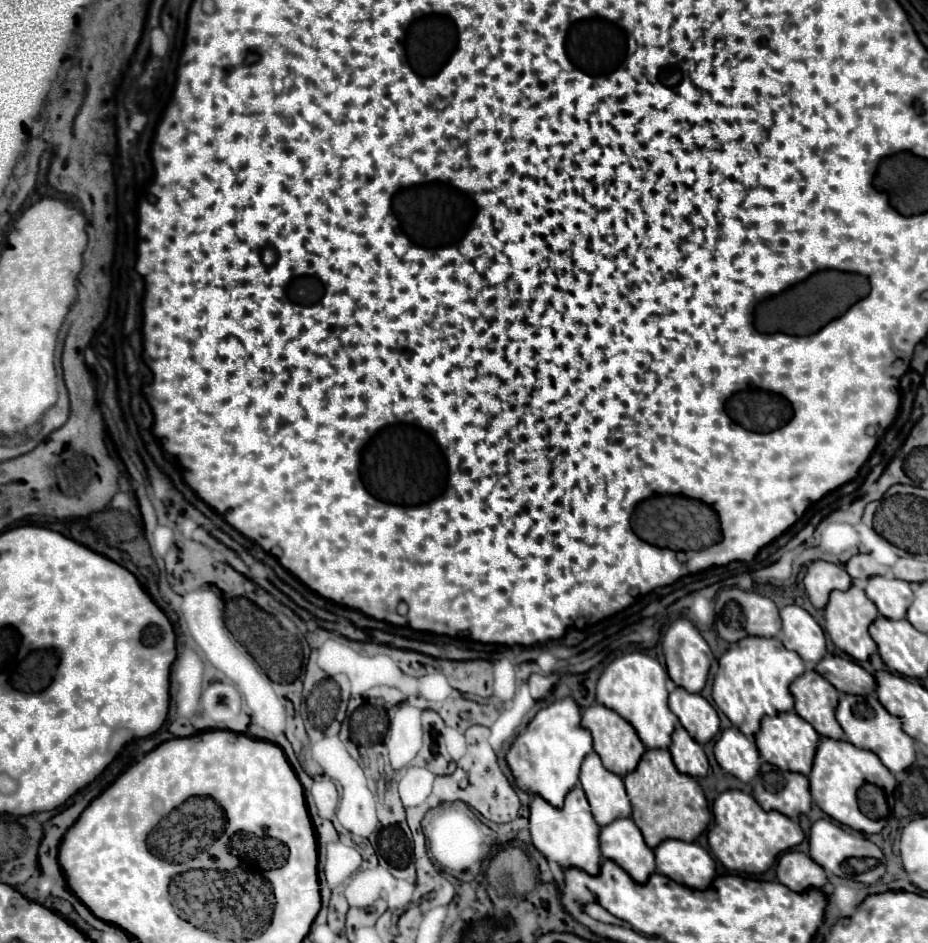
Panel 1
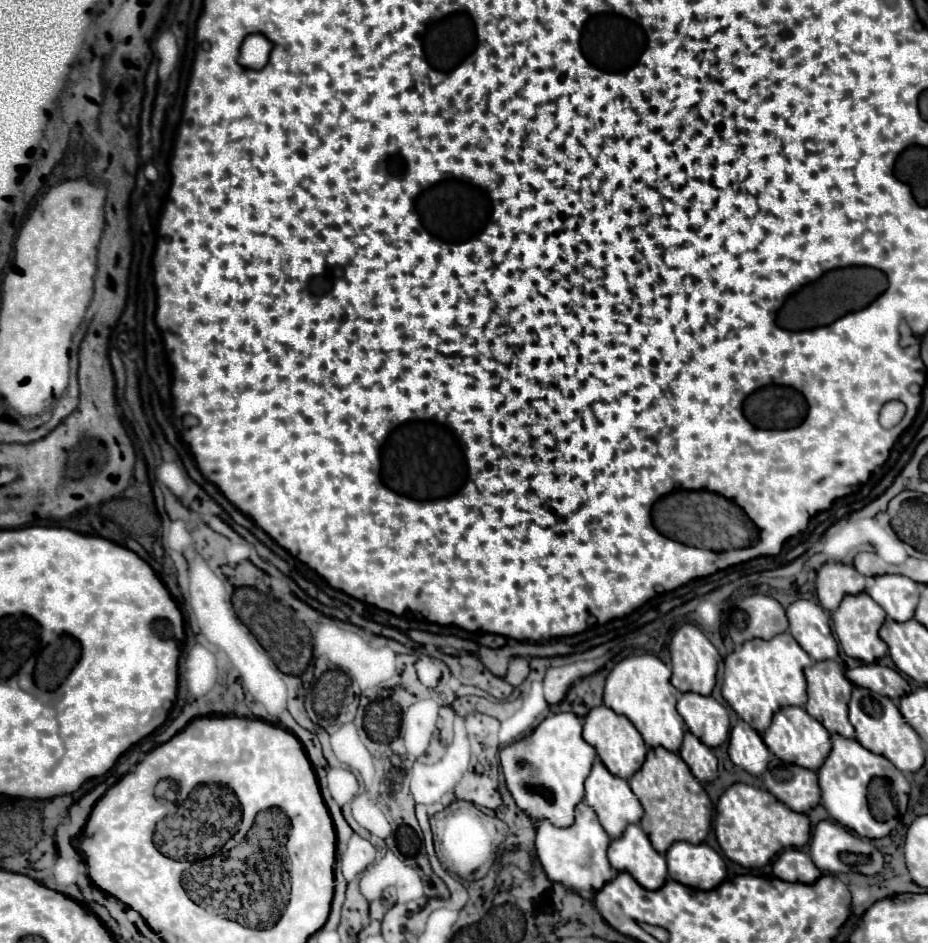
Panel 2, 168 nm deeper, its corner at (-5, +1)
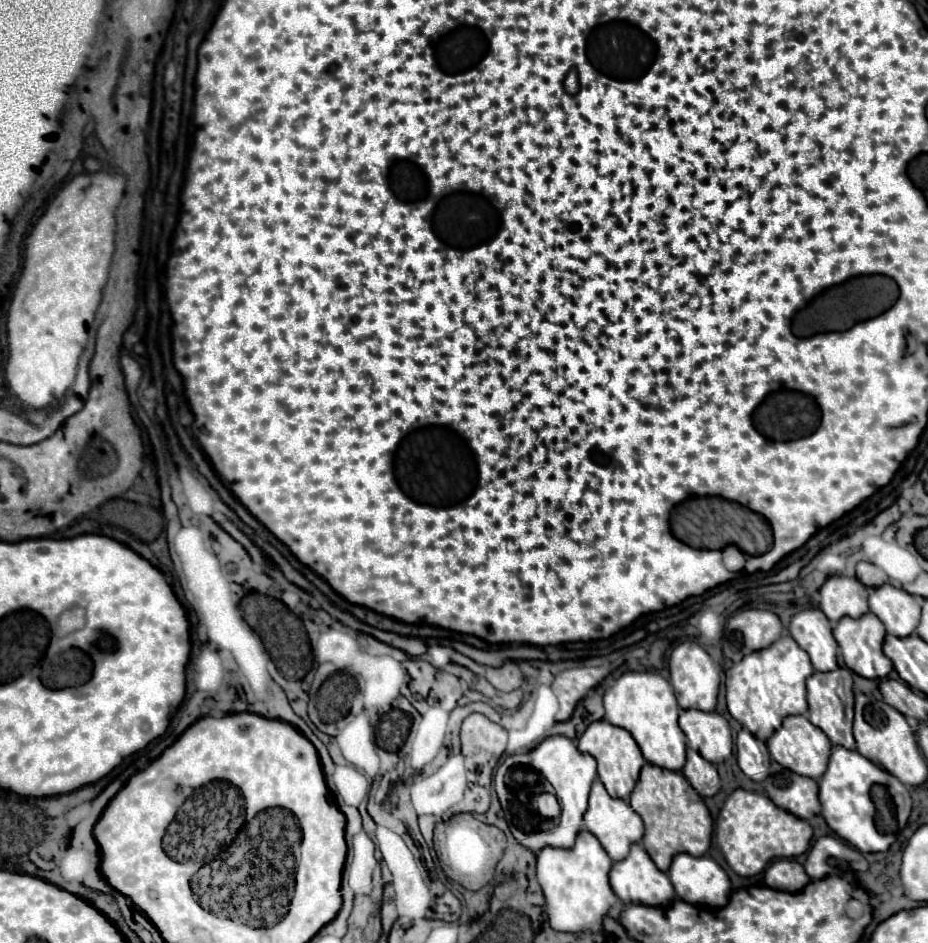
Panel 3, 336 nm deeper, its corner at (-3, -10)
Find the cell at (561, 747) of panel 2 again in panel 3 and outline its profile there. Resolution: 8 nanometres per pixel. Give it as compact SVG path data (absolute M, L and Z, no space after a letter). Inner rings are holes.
M552 735L552 737L546 737L536 749L532 749L532 751L528 751L528 753L524 753L524 755L510 755L510 757L506 757L504 759L504 763L498 767L498 771L496 771L496 789L498 789L498 795L504 799L506 795L508 795L508 785L506 785L506 779L510 777L510 773L522 773L522 767L526 767L526 769L532 769L532 771L536 771L536 773L540 773L540 775L544 775L544 779L554 787L554 795L558 797L558 801L560 801L560 807L562 807L562 813L560 813L560 823L558 823L558 827L556 829L552 829L552 831L538 831L538 833L524 833L524 831L520 831L520 829L516 829L514 825L512 825L512 829L514 829L514 833L516 833L516 839L524 845L524 847L528 847L530 851L540 851L542 847L546 847L546 845L550 845L550 847L572 847L574 845L574 839L576 839L576 835L578 835L578 831L580 831L580 827L582 827L582 815L584 815L584 811L586 811L586 807L588 807L588 793L590 793L590 785L592 785L592 781L596 779L596 759L592 757L592 755L588 755L588 753L582 753L582 751L578 751L578 747L576 747L576 741L572 741L572 739L568 739L568 737L564 737L564 735Z

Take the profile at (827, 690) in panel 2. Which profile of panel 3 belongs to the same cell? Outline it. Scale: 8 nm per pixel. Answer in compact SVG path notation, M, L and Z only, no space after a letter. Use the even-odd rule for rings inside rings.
M836 669L836 671L828 671L828 673L814 673L806 679L806 689L808 689L808 705L810 705L808 719L812 721L812 725L822 729L832 745L842 745L846 749L856 749L856 741L852 737L854 695L852 695L852 677L850 677L848 669ZM840 685L844 689L844 695L838 695Z

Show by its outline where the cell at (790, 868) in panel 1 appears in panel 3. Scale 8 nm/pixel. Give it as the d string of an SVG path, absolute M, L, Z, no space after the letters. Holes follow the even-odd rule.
M780 859L780 861L774 861L766 869L764 883L772 889L778 889L778 891L796 893L796 891L804 889L810 883L810 879L808 879L804 867L798 861Z

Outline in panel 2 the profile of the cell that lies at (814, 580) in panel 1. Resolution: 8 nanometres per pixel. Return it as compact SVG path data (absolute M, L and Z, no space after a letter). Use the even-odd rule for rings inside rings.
M824 564L816 578L818 600L828 612L834 612L844 596L864 592L864 580L866 578L854 566Z

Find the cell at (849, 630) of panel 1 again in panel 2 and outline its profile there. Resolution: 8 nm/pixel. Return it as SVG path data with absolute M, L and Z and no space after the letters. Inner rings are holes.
M856 594L856 596L846 596L840 604L840 608L832 614L832 620L834 620L834 634L836 638L840 640L840 646L842 650L850 656L850 658L856 658L860 662L866 662L866 664L872 664L872 662L878 662L880 658L886 656L888 652L888 646L886 642L880 640L878 636L878 630L882 626L886 618L886 612L866 594Z

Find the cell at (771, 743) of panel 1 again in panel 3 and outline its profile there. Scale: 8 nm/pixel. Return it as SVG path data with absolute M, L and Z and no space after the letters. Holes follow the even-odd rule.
M804 715L786 717L782 721L782 729L776 731L776 735L766 741L766 745L768 745L768 751L770 751L770 755L772 755L772 759L776 763L780 763L782 767L786 767L790 771L796 771L798 775L820 779L824 775L824 771L826 771L828 757L830 757L830 741Z

